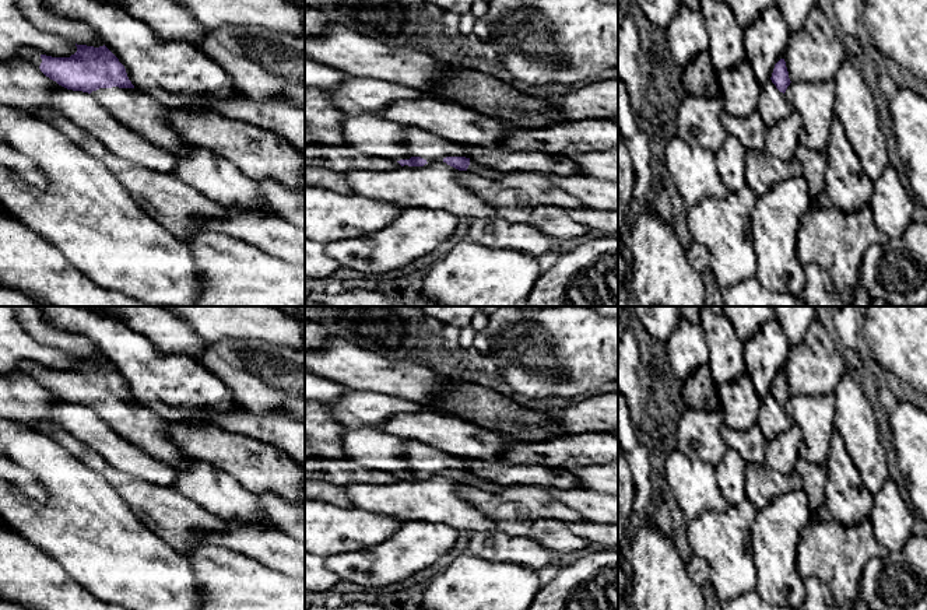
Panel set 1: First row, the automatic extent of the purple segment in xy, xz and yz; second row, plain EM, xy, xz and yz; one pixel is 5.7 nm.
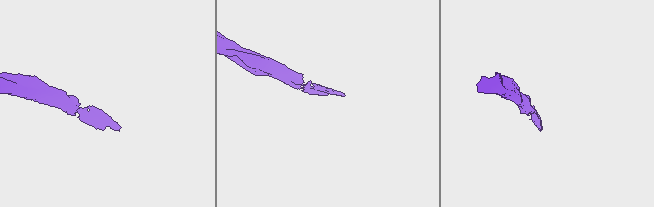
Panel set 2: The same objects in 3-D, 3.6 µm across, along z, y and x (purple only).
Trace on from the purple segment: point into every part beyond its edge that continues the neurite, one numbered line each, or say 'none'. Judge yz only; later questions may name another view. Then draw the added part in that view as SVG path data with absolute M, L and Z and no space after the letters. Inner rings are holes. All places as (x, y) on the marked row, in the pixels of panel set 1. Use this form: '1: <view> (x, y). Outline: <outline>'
1: yz (772, 107). Outline: M770 81L761 85L758 113L766 126L773 126L793 112L791 104Z

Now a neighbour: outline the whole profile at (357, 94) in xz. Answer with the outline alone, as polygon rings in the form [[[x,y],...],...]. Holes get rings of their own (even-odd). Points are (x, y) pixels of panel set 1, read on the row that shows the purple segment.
[[[347,76],[340,87],[323,90],[323,92],[348,115],[364,112],[379,115],[391,104],[425,97],[421,90],[414,87],[359,76]]]

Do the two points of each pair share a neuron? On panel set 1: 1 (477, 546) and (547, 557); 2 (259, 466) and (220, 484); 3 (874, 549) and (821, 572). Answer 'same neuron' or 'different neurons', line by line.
1: same neuron
2: different neurons
3: same neuron

